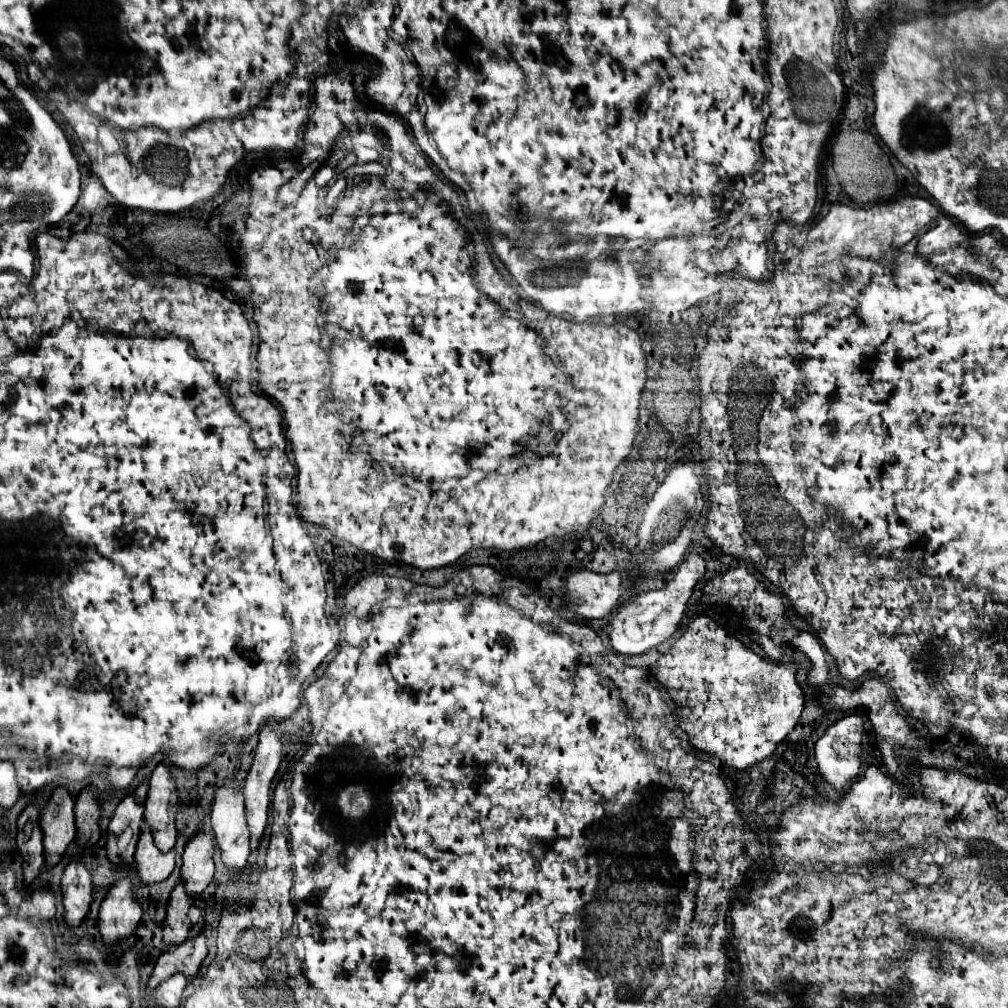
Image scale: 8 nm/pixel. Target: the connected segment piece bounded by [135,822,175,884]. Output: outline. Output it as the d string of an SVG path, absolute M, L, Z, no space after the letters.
M147 822L141 826L139 842L135 848L135 864L143 884L155 884L165 880L175 866L175 854L161 854L153 842L153 832Z

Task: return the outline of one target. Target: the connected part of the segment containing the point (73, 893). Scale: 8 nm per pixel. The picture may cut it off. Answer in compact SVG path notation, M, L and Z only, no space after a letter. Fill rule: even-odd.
M73 858L61 878L61 894L65 906L65 920L69 926L77 926L89 912L93 900L93 880L85 862Z

